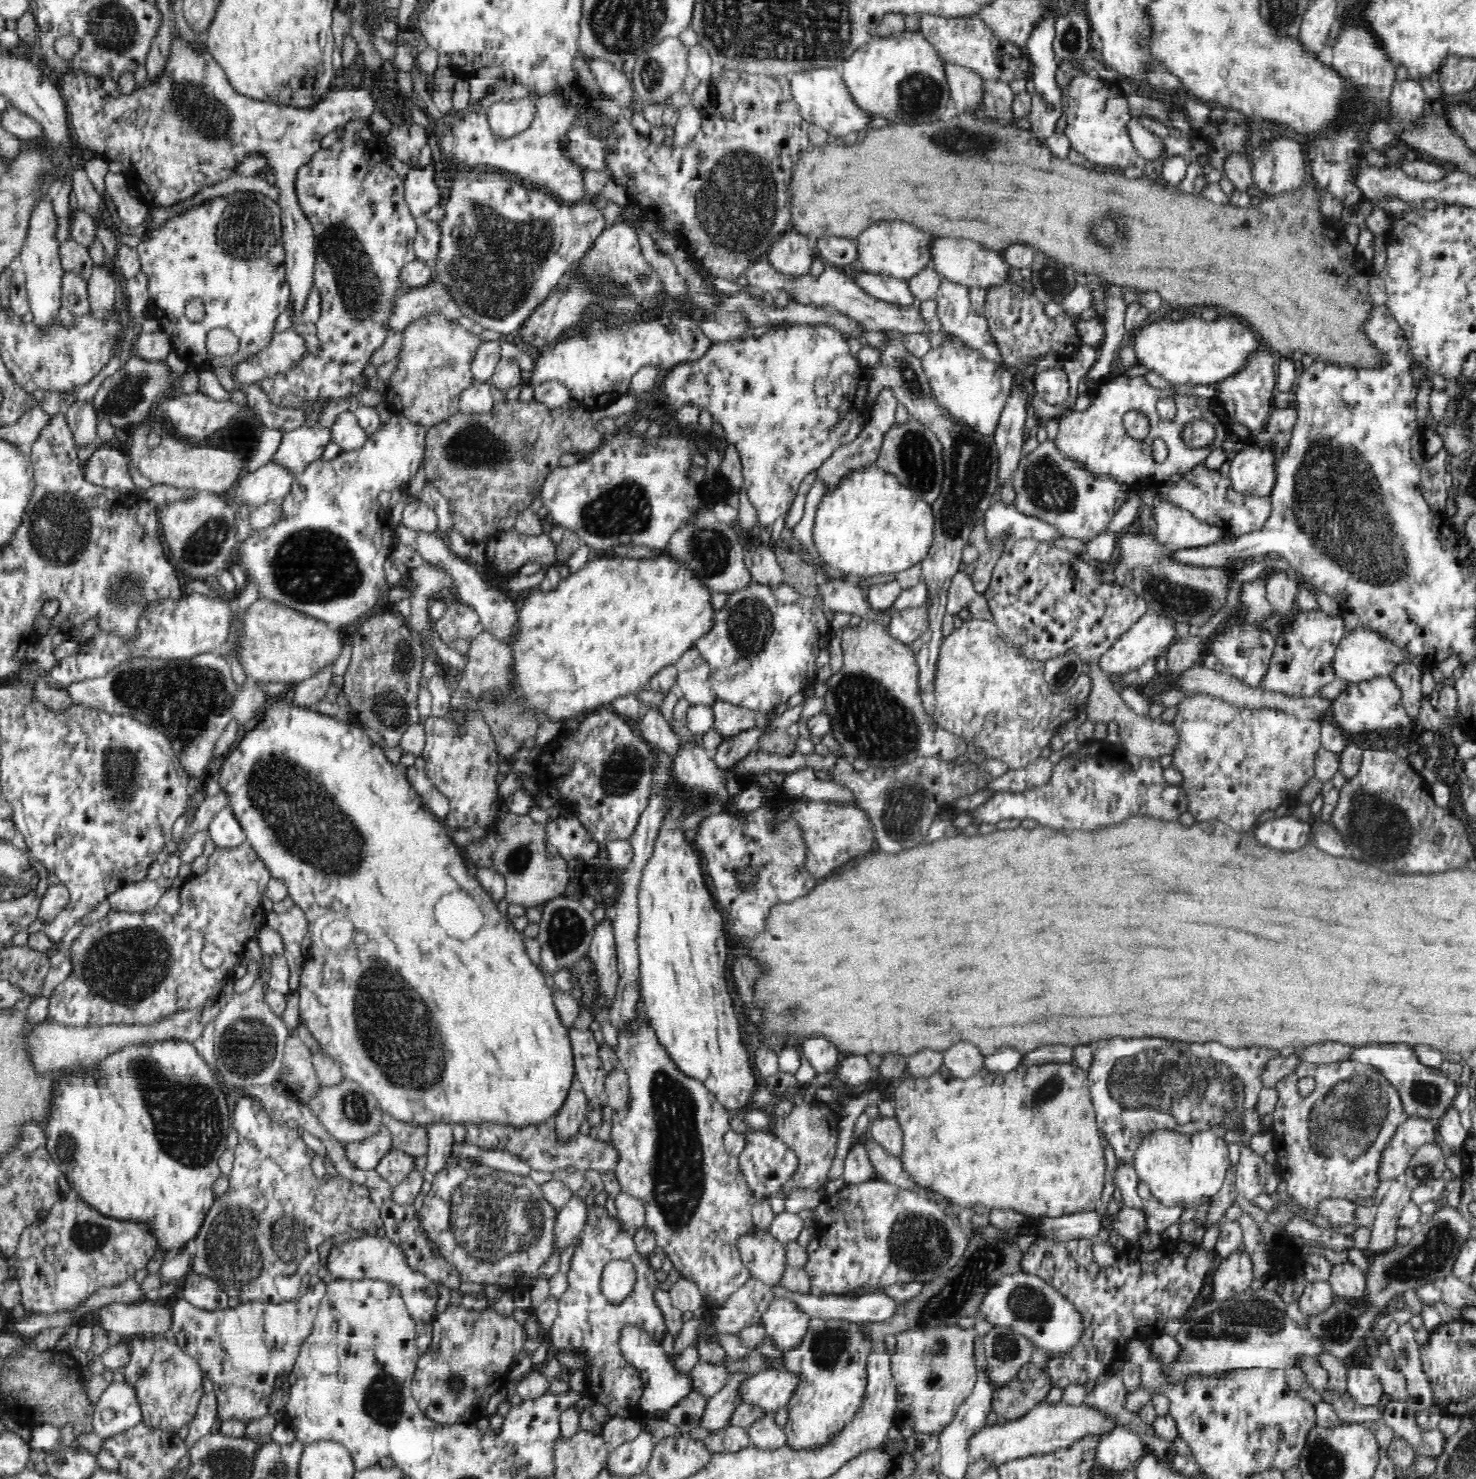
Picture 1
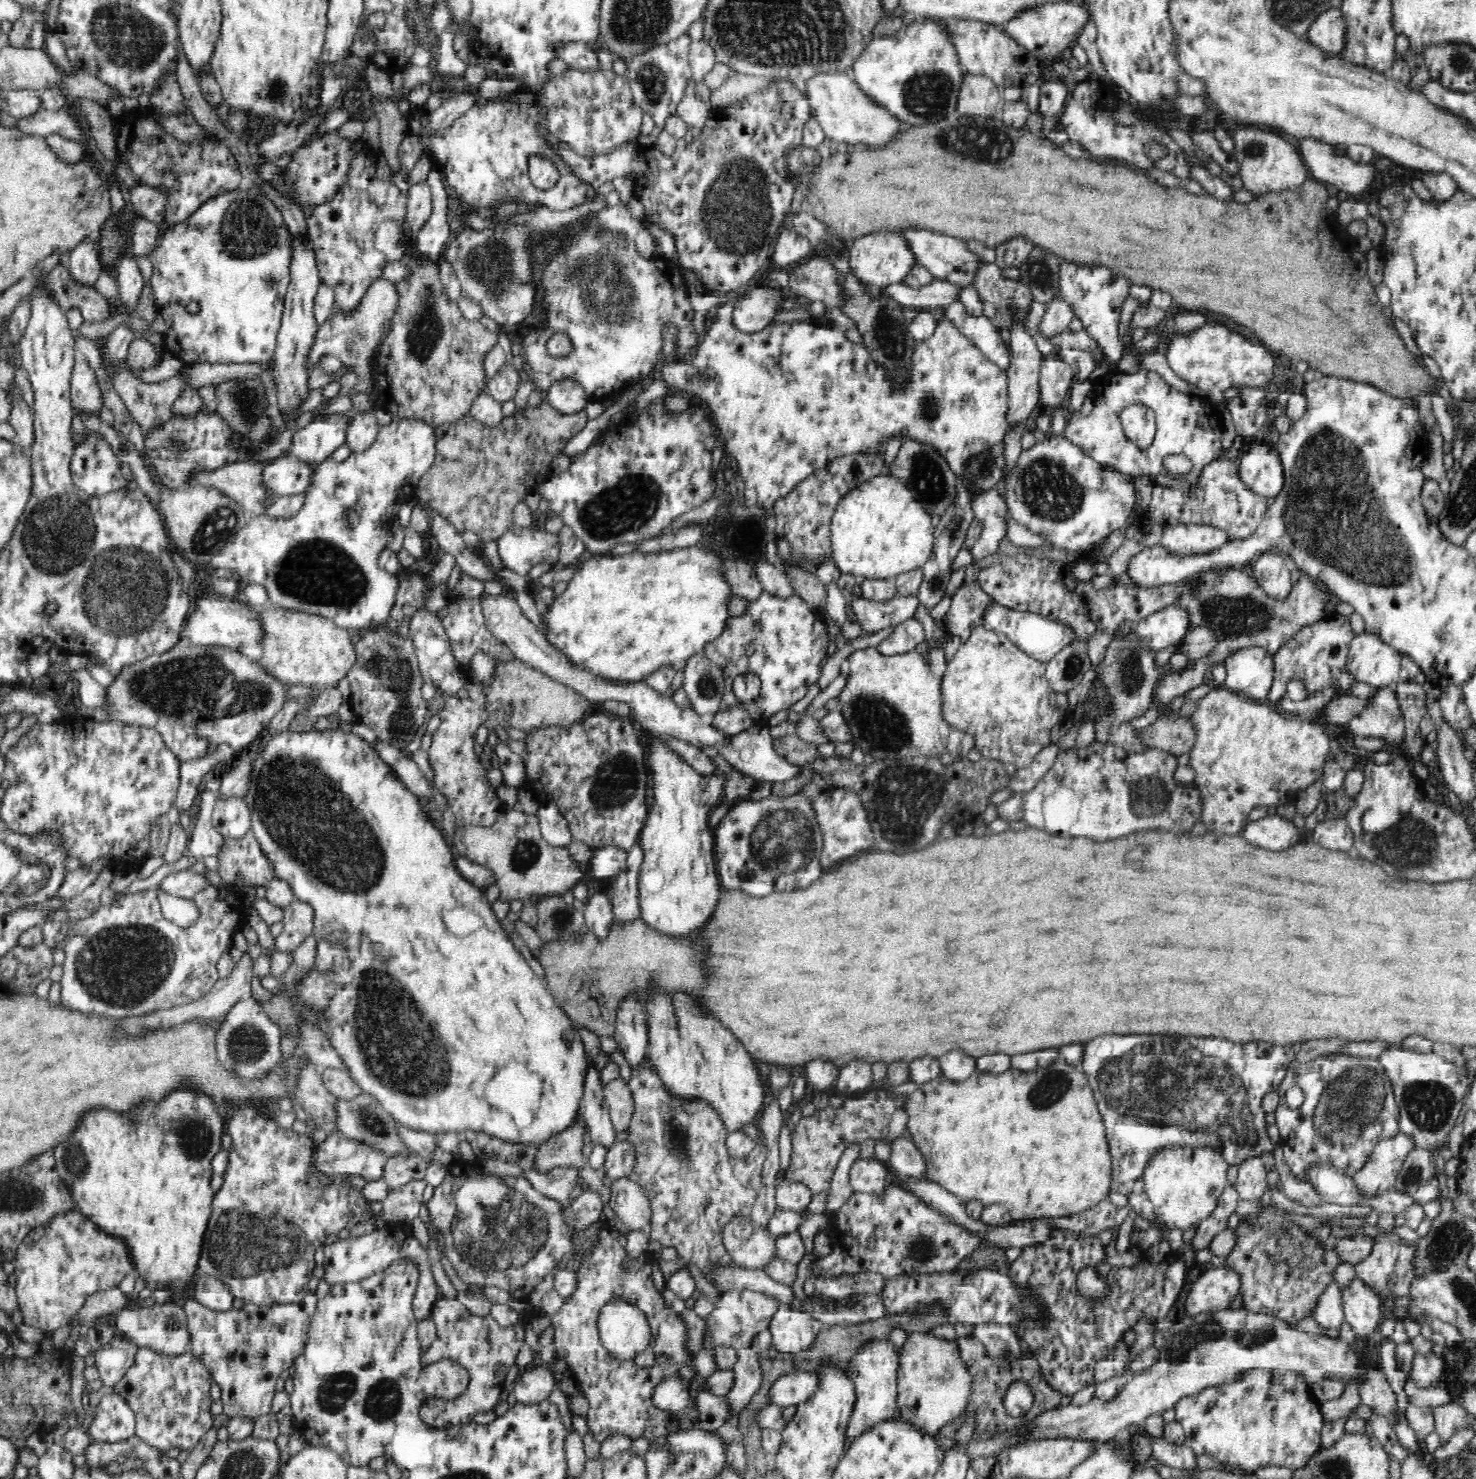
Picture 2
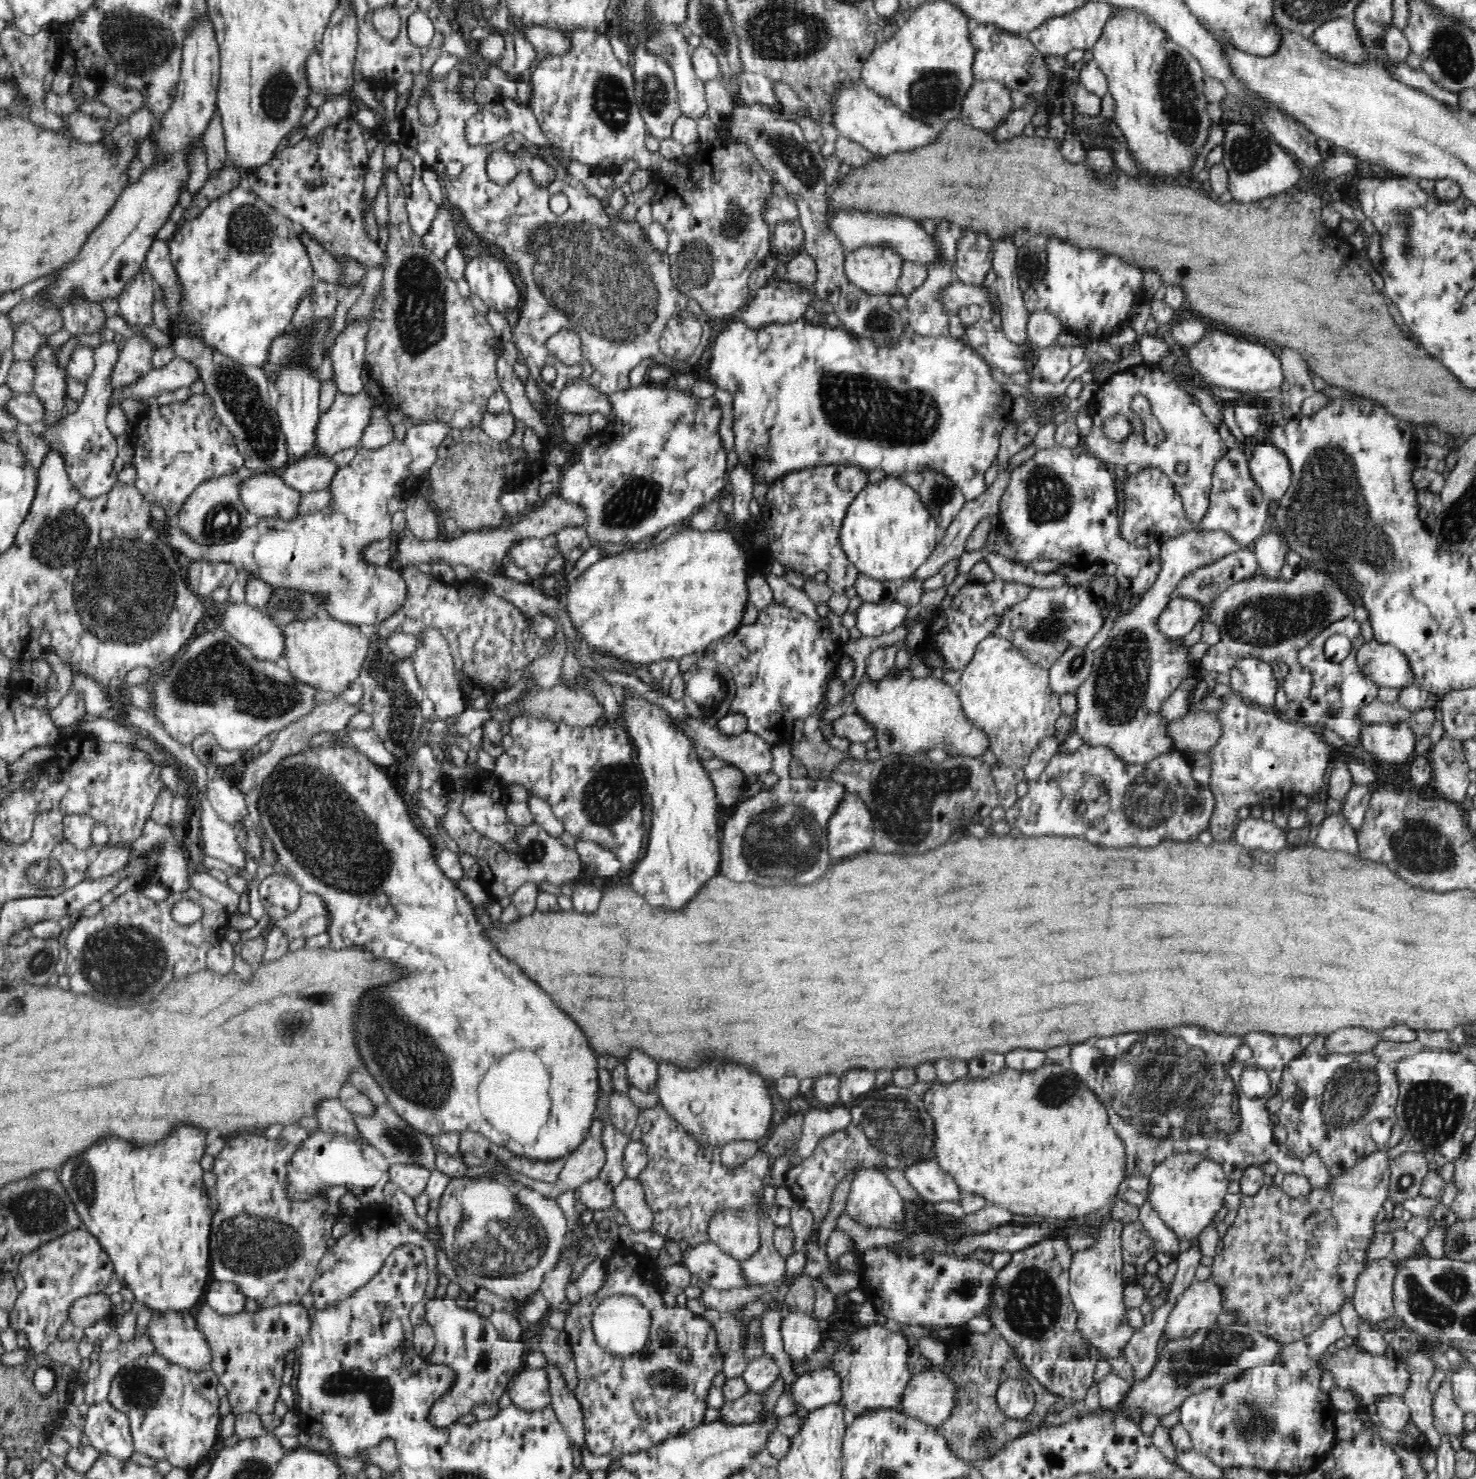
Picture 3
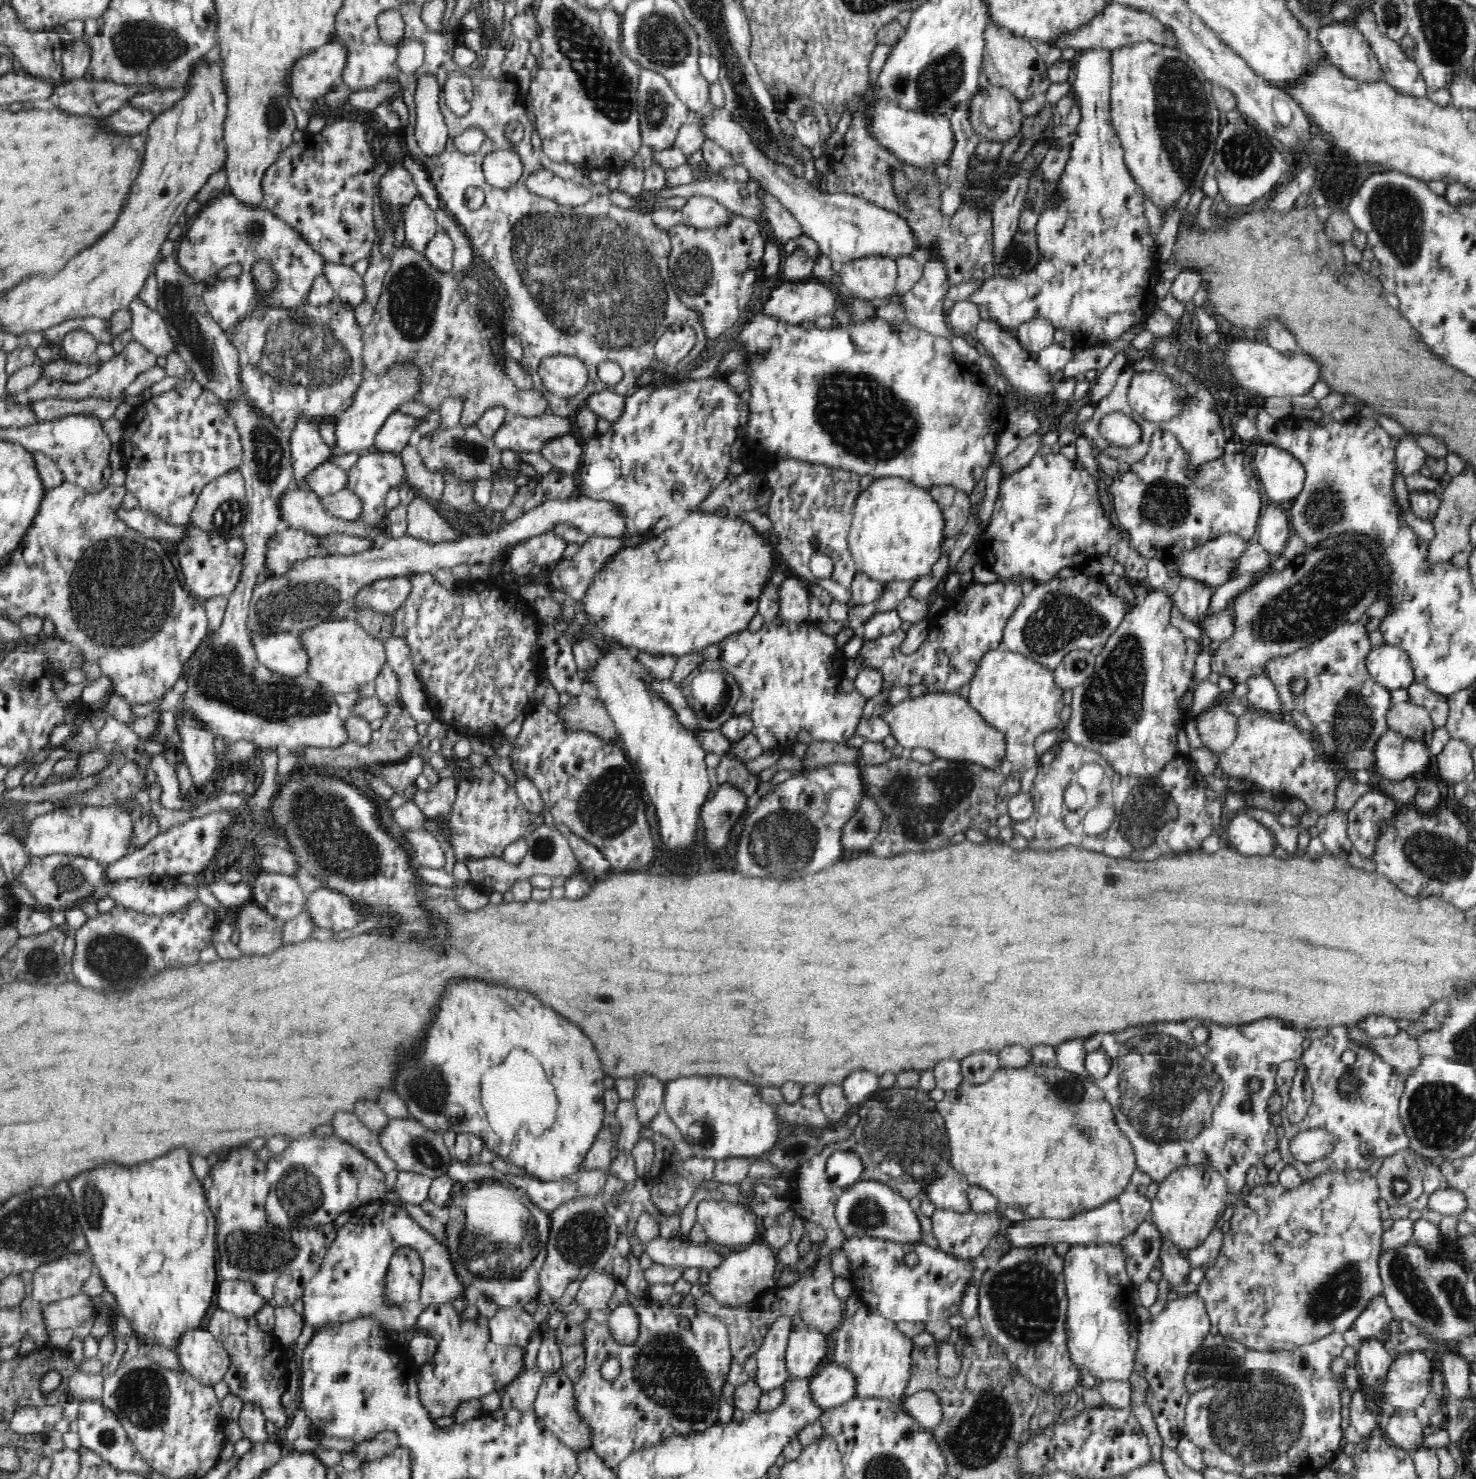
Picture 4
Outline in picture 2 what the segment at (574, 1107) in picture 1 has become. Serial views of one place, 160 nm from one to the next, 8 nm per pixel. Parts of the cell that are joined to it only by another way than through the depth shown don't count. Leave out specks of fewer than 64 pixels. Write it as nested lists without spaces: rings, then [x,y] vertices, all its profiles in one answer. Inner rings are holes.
[[[580,1109],[570,1126],[540,1142],[536,1154],[536,1170],[547,1171],[560,1166],[572,1166],[576,1170],[582,1170],[586,1166],[582,1153],[584,1132],[586,1119]]]

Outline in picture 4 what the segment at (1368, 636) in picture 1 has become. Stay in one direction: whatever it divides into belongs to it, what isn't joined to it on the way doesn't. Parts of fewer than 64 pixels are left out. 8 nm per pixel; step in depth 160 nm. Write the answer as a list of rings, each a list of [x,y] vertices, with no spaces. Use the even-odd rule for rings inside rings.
[[[1382,643],[1367,652],[1364,661],[1371,678],[1389,691],[1406,690],[1415,680],[1406,652],[1400,647]]]

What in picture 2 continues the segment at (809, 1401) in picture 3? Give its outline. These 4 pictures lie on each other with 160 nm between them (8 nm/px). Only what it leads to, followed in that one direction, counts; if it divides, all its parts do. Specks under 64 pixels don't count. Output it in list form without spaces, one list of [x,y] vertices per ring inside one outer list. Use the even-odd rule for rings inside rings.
[[[806,1371],[785,1372],[782,1376],[774,1379],[767,1388],[767,1400],[770,1405],[796,1406],[804,1402],[817,1389],[815,1373]]]

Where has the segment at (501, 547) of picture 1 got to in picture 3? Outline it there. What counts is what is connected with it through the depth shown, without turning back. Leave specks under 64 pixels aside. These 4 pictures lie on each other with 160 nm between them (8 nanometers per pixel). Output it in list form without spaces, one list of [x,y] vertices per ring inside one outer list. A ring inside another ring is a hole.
[[[556,534],[541,539],[524,537],[518,539],[507,552],[507,559],[526,572],[530,583],[540,580],[545,564],[559,554],[559,544]]]

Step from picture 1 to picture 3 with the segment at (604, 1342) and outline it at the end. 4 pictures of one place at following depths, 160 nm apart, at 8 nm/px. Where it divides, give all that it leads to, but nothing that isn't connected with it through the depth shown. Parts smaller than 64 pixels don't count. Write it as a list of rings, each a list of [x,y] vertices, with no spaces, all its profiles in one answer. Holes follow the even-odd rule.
[[[616,1244],[610,1258],[603,1262],[604,1277],[596,1290],[583,1296],[577,1303],[565,1311],[564,1332],[566,1341],[573,1354],[578,1384],[574,1390],[580,1401],[585,1428],[584,1441],[592,1455],[612,1456],[614,1460],[624,1455],[638,1453],[645,1448],[667,1438],[683,1435],[691,1428],[704,1422],[707,1406],[707,1394],[712,1380],[722,1370],[723,1353],[716,1348],[716,1333],[704,1318],[696,1316],[687,1307],[667,1307],[654,1282],[660,1275],[658,1265],[645,1253],[633,1251],[631,1247]],[[628,1295],[636,1297],[651,1312],[651,1330],[646,1352],[631,1358],[612,1356],[595,1342],[591,1318],[598,1303],[607,1296]]]

